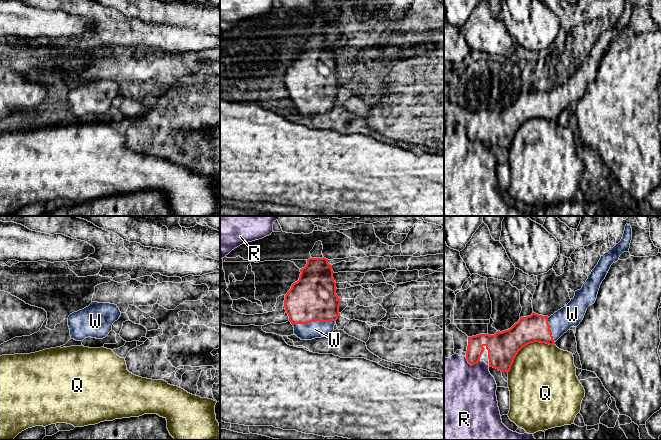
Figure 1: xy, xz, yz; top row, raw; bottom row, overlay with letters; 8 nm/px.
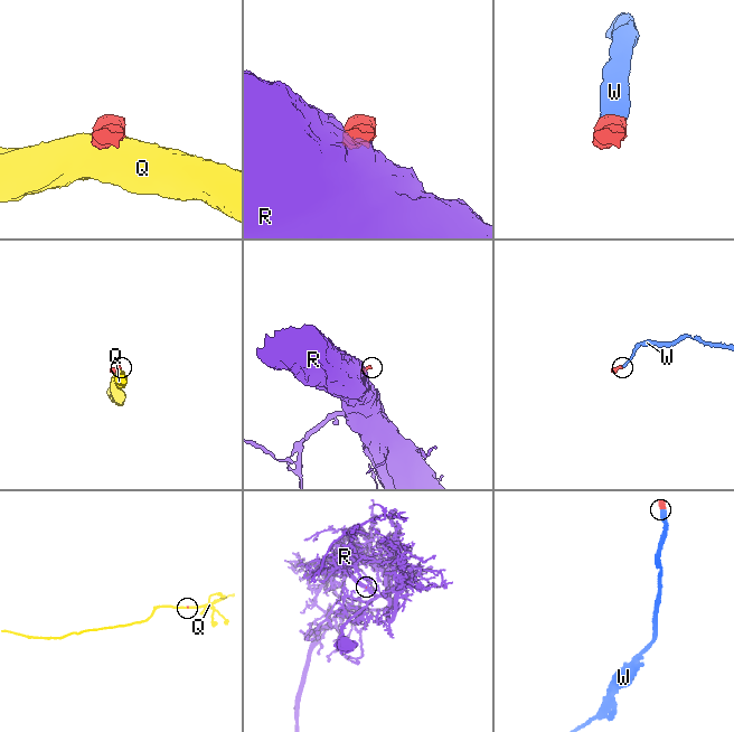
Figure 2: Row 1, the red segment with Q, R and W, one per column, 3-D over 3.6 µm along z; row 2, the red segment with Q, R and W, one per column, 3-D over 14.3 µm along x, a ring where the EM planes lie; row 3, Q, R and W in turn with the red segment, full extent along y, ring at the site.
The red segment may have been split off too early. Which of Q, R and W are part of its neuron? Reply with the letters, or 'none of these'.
W

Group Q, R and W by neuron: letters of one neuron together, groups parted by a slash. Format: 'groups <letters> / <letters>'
groups Q / R / W

